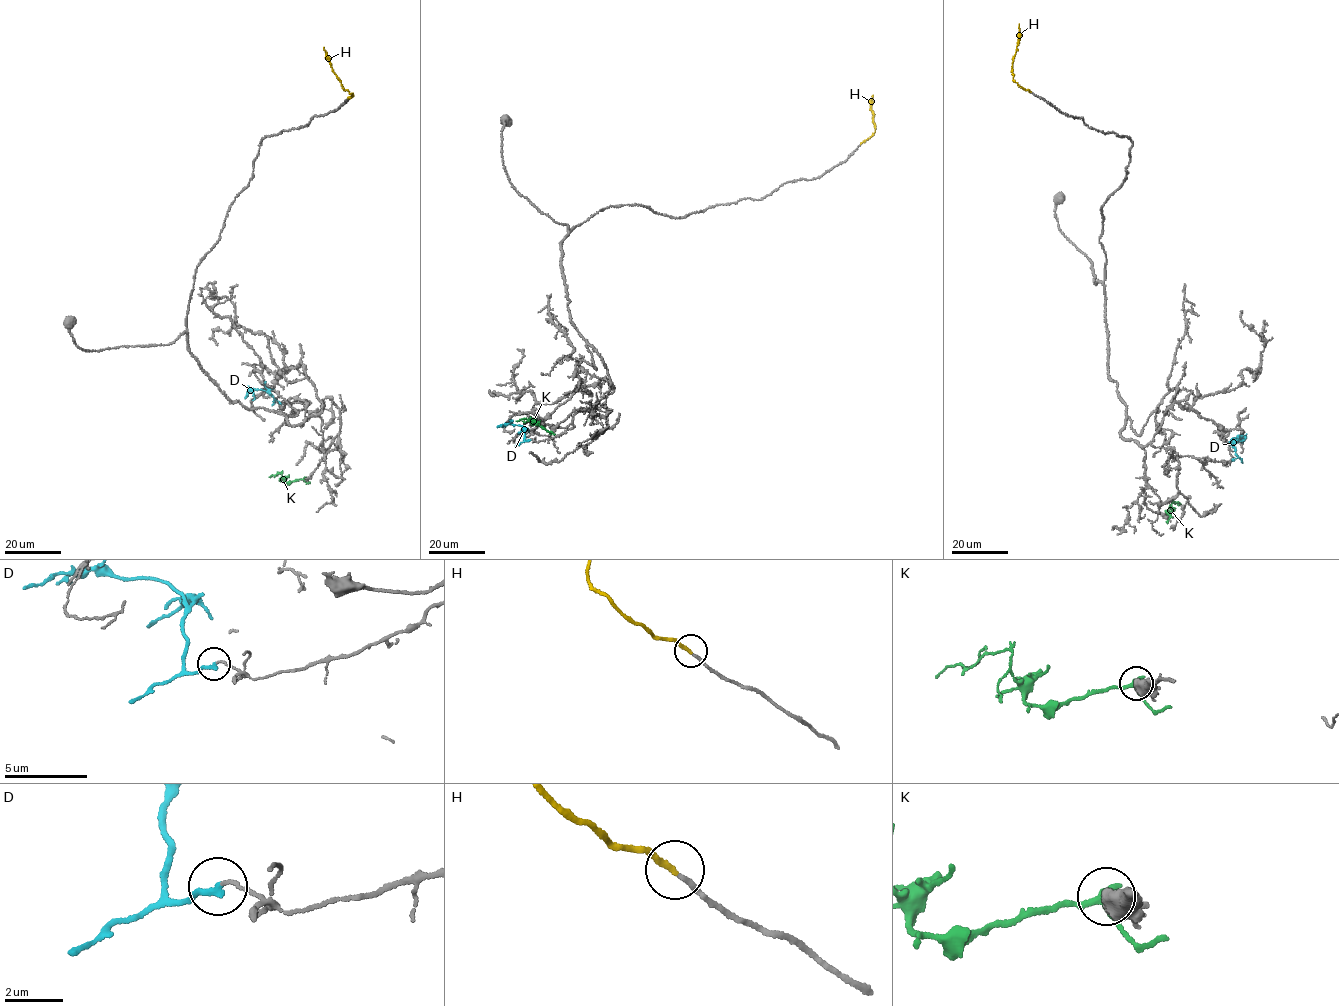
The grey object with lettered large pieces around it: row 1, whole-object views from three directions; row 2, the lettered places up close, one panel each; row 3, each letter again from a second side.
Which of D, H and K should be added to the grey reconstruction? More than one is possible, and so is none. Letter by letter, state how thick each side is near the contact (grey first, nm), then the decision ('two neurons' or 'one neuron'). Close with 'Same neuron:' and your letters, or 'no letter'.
D: 90/240 nm | two neurons
H: 160/200 nm | one neuron
K: 150/240 nm | two neurons
Same neuron: H

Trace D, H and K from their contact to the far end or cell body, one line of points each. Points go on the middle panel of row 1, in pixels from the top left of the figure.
D: (529, 439), (525, 441), (521, 426), (507, 423), (496, 426)
H: (860, 144), (872, 134), (875, 127), (870, 106), (872, 95)
K: (550, 432), (536, 422), (532, 423), (534, 419), (516, 421)

